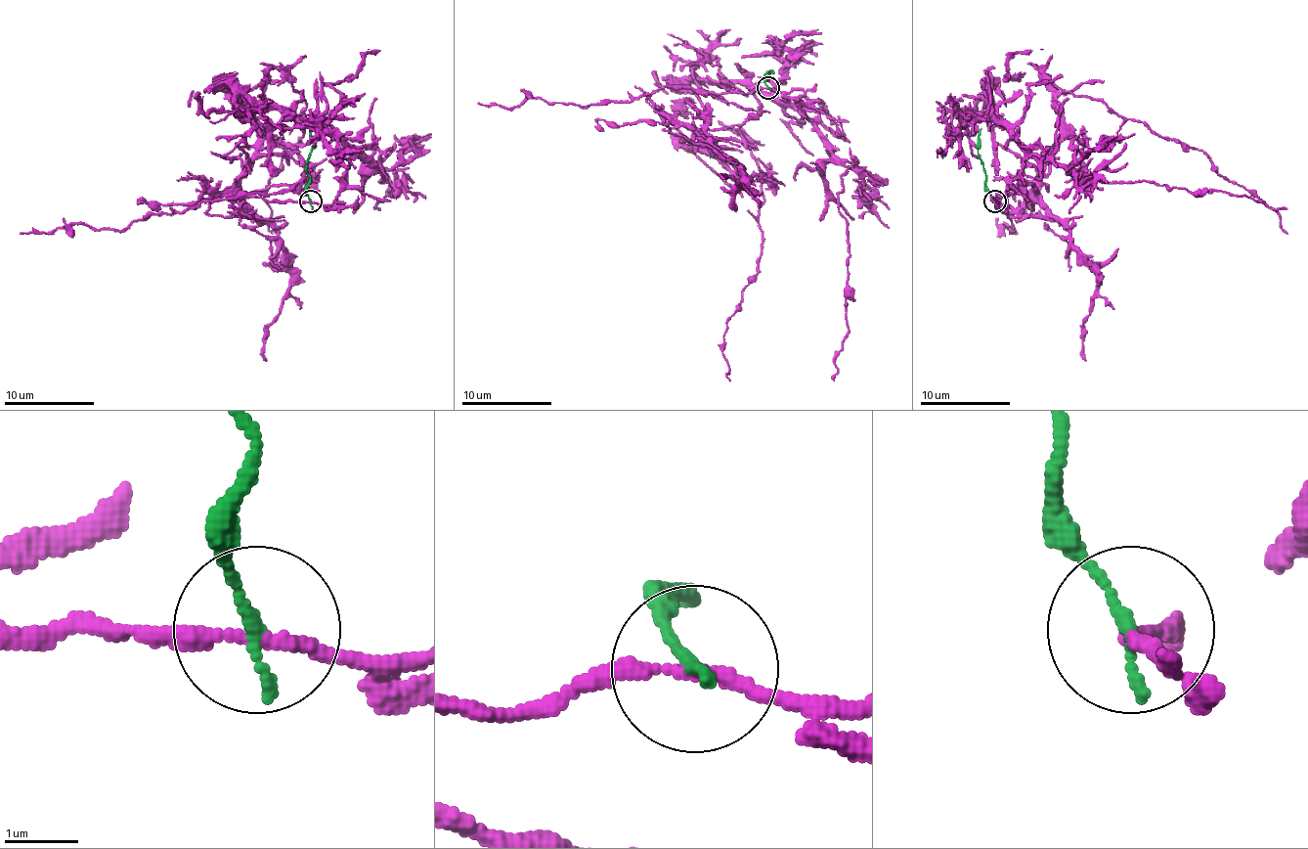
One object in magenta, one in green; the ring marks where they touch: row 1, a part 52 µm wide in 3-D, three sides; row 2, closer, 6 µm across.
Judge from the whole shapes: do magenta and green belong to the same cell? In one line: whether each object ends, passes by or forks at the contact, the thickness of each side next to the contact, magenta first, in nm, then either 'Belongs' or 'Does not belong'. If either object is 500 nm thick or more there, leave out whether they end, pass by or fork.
At the ring magenta passes by. At the ring green ends. Thickness 180 nm (magenta) against 180 nm. Does not belong

